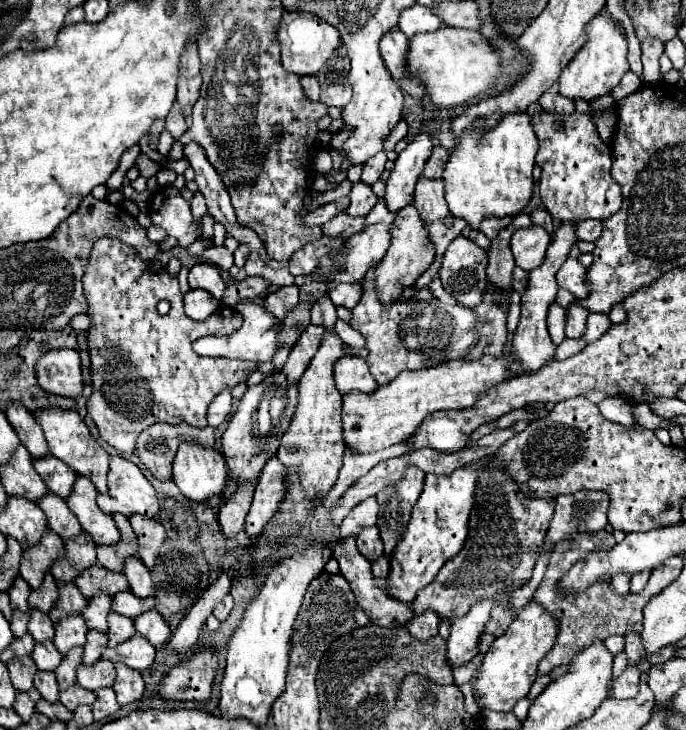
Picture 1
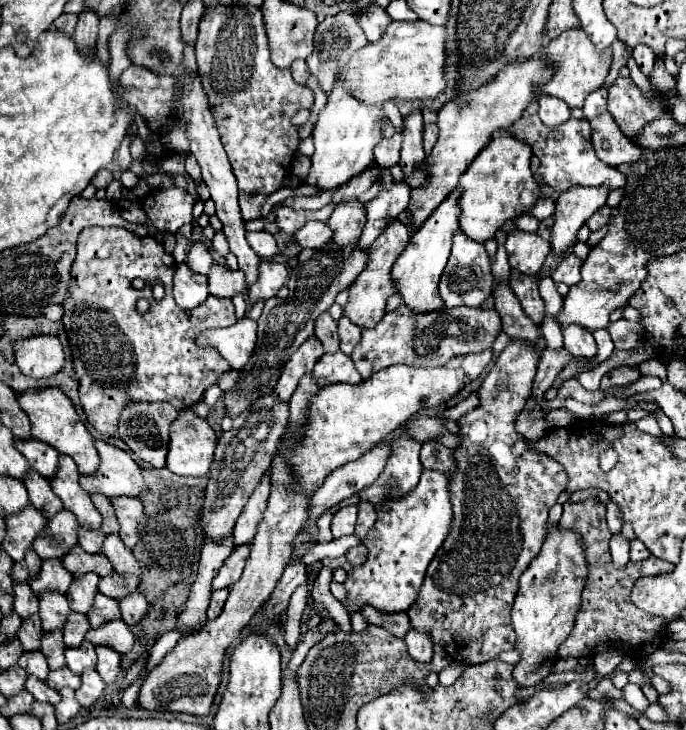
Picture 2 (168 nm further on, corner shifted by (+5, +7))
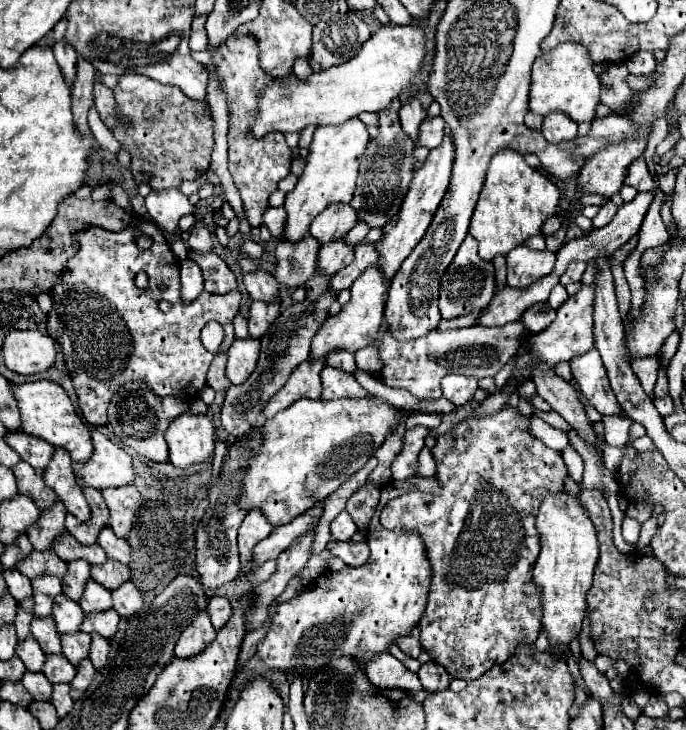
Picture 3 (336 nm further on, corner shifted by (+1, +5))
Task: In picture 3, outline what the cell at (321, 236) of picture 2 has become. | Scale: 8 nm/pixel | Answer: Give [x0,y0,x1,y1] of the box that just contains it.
[276,233,320,287]

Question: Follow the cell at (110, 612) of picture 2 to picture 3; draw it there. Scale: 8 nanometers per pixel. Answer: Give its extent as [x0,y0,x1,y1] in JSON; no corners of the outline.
[80,579,112,615]

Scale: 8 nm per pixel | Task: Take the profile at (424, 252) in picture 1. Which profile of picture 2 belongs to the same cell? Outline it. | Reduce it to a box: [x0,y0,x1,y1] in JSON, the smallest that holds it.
[342,221,410,327]

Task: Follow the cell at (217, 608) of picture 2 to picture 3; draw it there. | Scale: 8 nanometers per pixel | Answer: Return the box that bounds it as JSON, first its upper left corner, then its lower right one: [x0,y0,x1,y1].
[206,597,232,631]

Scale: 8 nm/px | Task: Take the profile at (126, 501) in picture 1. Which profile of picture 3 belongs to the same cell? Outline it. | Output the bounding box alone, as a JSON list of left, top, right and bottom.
[74,431,132,491]

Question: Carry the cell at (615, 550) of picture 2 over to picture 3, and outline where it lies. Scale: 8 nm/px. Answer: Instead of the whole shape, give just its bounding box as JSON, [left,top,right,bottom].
[622,517,640,545]

